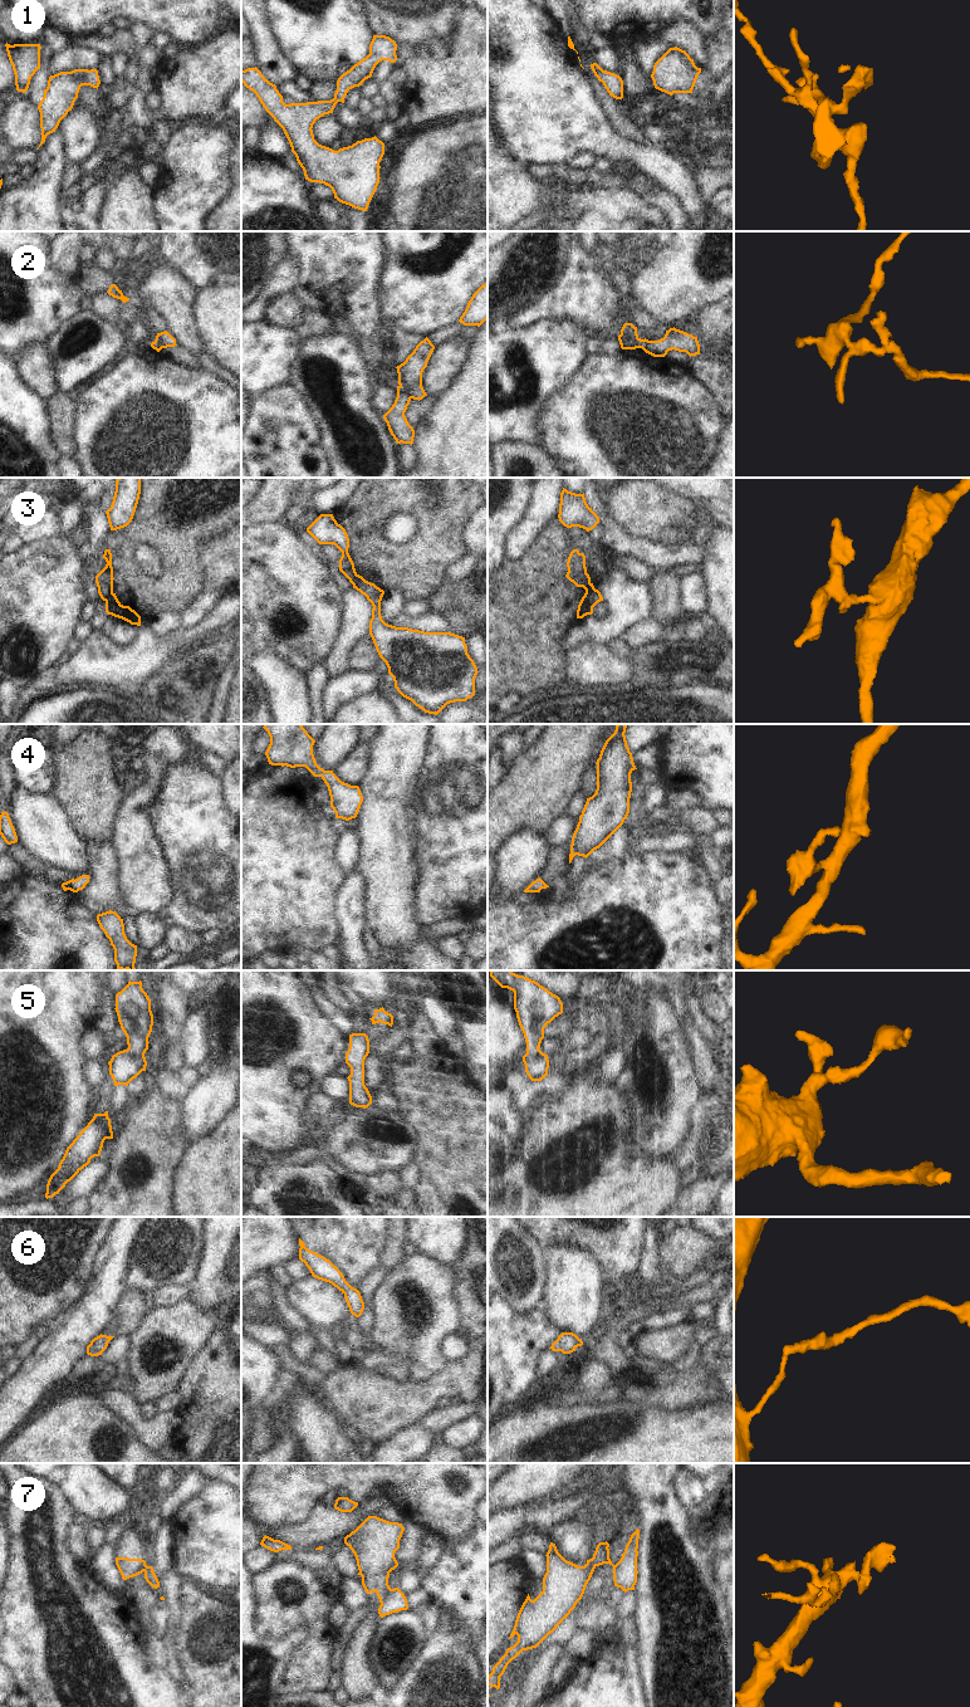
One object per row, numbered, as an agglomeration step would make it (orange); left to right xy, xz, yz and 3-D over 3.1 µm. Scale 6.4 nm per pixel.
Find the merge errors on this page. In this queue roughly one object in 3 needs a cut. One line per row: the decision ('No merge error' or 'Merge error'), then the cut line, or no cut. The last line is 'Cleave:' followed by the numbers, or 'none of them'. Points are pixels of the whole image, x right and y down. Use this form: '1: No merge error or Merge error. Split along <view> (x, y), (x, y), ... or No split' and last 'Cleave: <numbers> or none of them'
1: No merge error. No split
2: Merge error. Split along xz (400, 385), (411, 397)
3: Merge error. Split along xz (357, 575), (353, 585)
4: No merge error. No split
5: No merge error. No split
6: No merge error. No split
7: Merge error. Split along xz (391, 1589), (381, 1603)
Cleave: 2, 3, 7.

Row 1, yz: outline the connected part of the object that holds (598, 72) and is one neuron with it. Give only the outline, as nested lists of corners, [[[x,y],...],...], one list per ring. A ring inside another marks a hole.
[[[597,63],[591,64],[591,68],[609,96],[616,99],[623,98],[623,80],[619,75],[603,70]]]

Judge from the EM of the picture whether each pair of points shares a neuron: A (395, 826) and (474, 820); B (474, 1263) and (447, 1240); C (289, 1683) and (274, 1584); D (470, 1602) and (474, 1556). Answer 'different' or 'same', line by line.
A: different
B: different
C: same
D: same

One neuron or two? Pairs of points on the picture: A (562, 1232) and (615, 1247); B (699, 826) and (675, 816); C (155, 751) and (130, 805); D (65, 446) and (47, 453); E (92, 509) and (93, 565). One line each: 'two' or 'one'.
A: one
B: one
C: one
D: two
E: one

